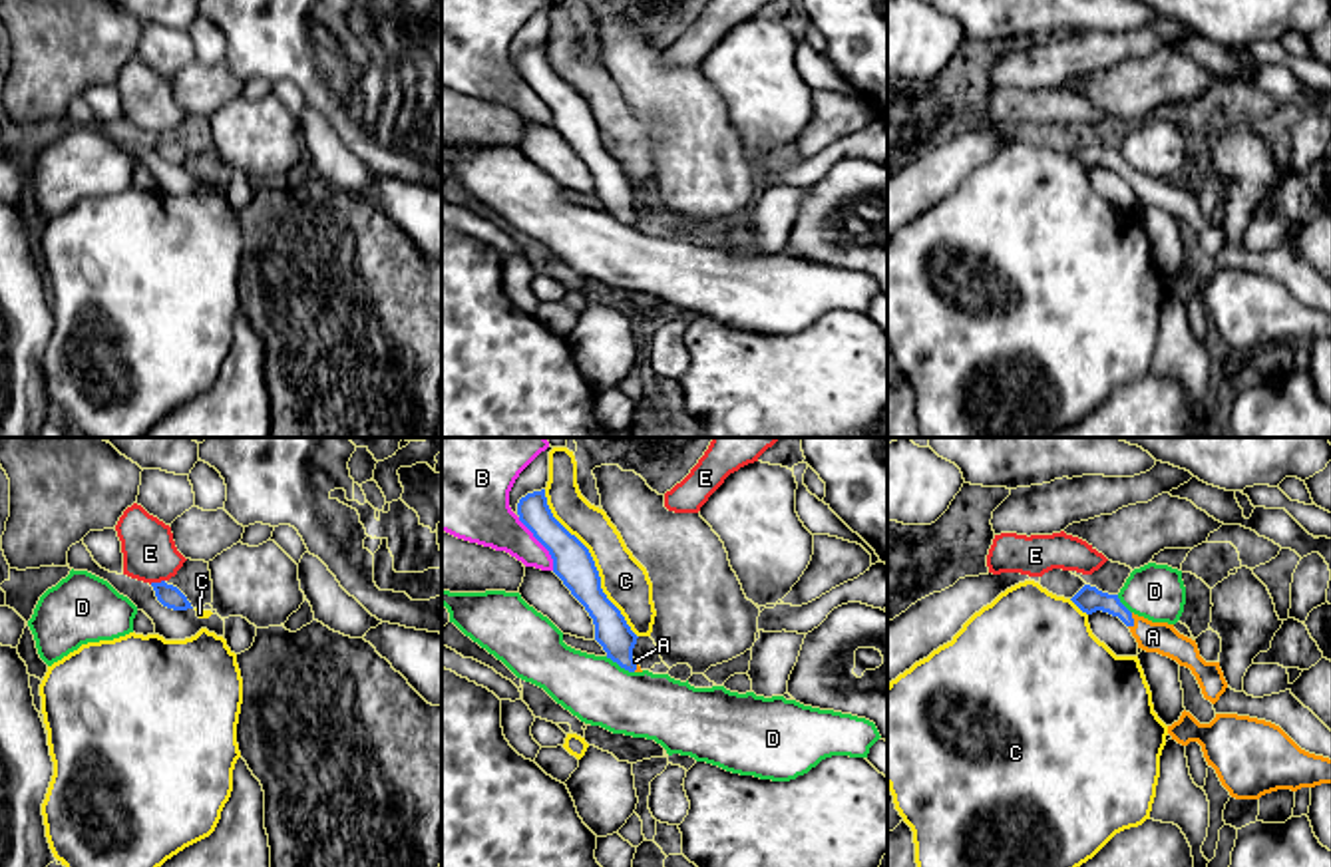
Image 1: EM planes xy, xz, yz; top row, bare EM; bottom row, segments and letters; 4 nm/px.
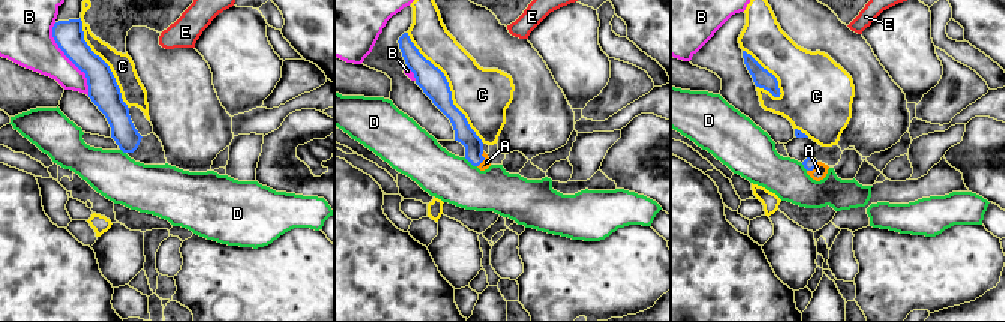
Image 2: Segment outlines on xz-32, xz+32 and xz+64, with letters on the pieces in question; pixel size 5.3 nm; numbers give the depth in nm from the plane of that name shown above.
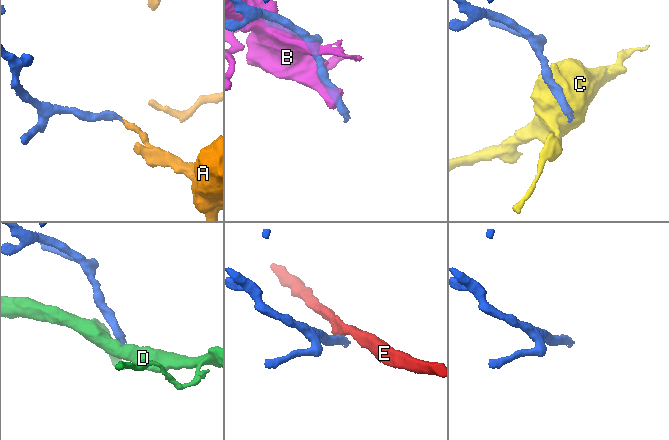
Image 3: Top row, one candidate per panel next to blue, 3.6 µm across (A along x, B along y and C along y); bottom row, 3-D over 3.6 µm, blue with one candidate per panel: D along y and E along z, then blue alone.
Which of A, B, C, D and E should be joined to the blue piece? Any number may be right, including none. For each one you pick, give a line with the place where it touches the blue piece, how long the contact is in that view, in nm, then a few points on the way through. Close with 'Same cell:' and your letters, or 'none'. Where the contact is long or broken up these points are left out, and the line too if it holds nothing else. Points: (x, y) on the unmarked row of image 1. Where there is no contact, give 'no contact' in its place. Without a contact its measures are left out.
A: yz (1133, 175) | 70 nm | across yz (1089, 154), (1111, 158), (1133, 175), (1152, 191)
Same cell: A

